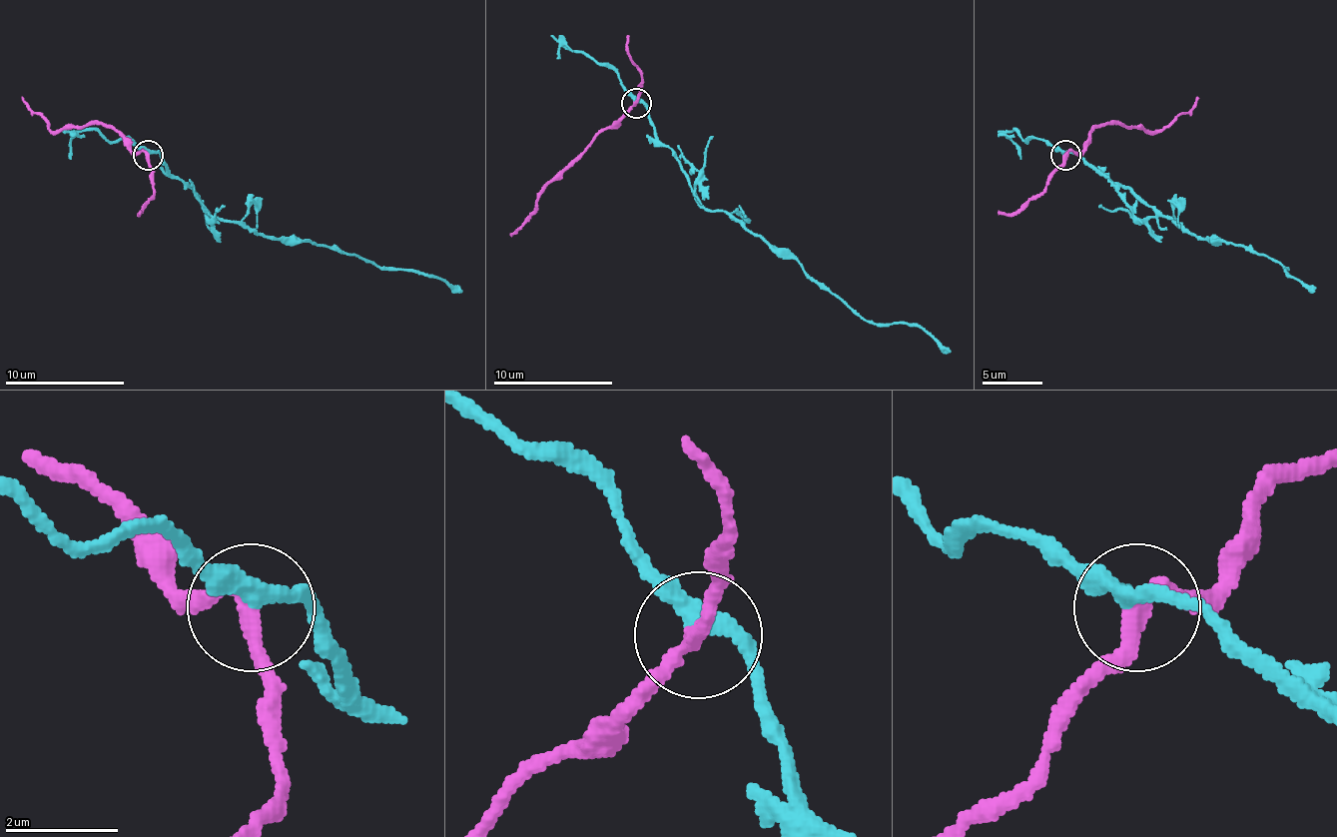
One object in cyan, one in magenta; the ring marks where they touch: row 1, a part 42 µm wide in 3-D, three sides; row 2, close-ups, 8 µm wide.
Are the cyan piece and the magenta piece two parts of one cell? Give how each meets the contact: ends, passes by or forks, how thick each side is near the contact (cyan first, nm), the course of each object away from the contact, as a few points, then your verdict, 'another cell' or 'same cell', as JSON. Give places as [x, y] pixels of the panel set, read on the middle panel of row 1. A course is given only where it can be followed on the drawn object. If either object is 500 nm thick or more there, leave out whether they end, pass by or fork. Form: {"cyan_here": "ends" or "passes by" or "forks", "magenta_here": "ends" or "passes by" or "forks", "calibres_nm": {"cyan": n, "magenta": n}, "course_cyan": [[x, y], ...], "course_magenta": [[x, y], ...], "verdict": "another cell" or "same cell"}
{"cyan_here": "passes by", "magenta_here": "passes by", "calibres_nm": {"cyan": 280, "magenta": 280}, "course_cyan": [[636, 102], [705, 207], [732, 213], [867, 321], [924, 327], [951, 351]], "course_magenta": [[636, 102], [552, 180], [525, 222], [510, 234]], "verdict": "another cell"}

